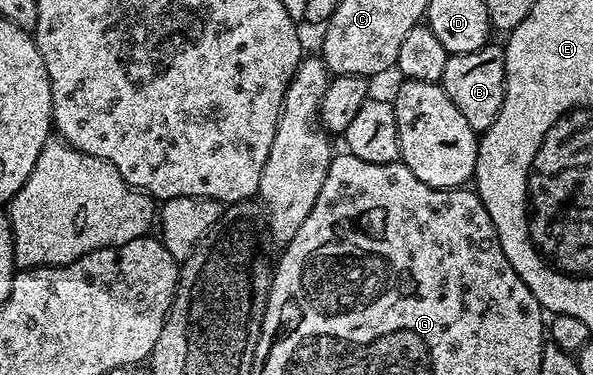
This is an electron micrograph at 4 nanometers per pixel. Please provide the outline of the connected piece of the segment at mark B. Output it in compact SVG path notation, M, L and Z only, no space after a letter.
M501 45L493 46L480 47L475 53L449 56L440 82L447 97L455 101L455 109L463 113L467 125L478 133L495 125L495 117L499 117L499 109L503 109L505 100L505 49Z

